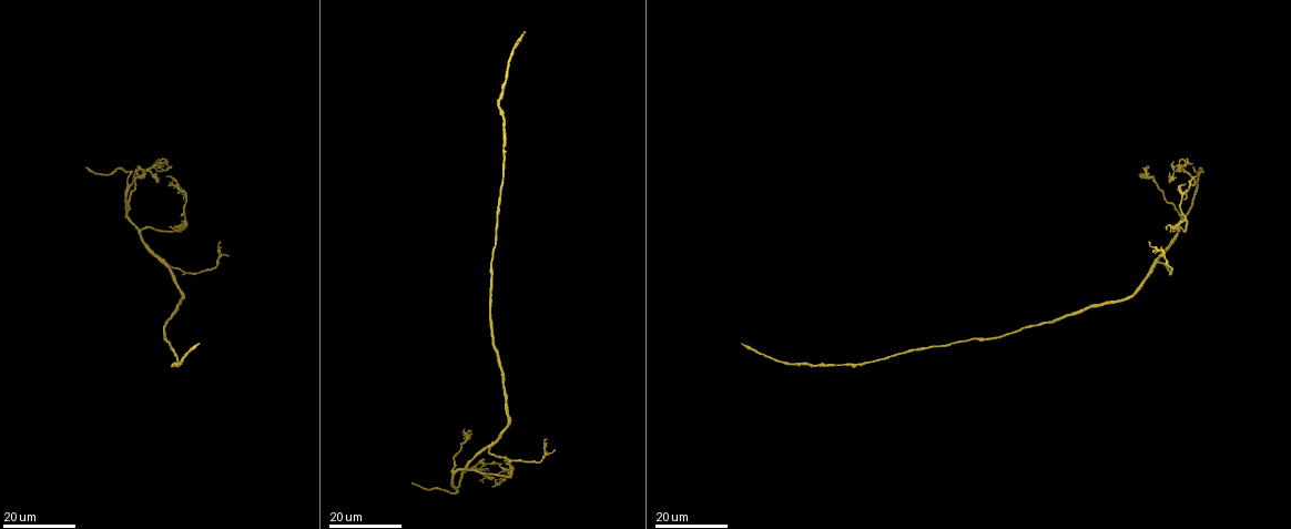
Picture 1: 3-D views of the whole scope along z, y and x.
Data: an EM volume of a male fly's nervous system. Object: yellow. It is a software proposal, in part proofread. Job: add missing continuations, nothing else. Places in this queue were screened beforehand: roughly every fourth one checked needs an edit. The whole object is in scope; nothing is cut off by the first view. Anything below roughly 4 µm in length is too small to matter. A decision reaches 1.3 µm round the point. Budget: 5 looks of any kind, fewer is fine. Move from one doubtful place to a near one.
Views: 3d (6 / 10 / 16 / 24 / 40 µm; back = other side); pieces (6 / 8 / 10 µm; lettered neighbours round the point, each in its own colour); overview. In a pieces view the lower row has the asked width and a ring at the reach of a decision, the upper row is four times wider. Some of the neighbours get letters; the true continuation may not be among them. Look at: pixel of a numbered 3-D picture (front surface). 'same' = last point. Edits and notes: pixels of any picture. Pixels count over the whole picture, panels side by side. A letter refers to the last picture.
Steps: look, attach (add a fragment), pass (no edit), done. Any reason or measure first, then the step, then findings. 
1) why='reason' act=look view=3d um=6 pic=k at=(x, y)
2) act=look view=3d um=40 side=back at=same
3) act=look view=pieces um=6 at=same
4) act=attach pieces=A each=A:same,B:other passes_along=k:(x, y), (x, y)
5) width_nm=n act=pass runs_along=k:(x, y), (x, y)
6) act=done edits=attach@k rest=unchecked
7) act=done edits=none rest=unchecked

why='free end' act=look view=3d um=24 pic=1 at=(1149, 169)

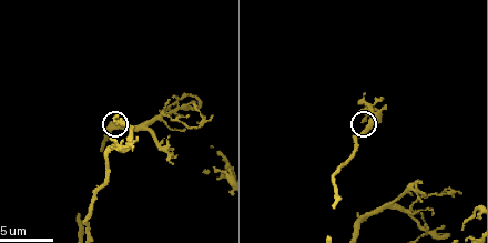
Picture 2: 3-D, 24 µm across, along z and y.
act=look view=pieces um=10 pic=2 at=(115, 116)

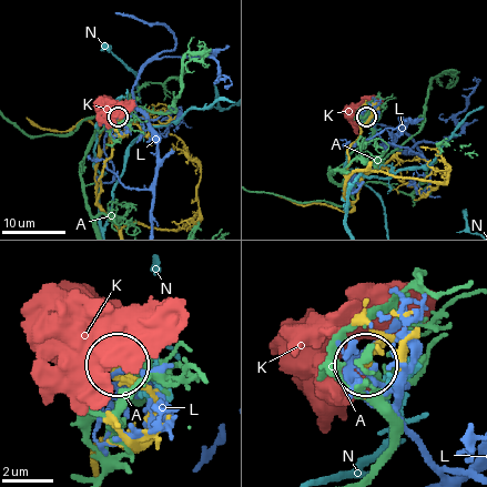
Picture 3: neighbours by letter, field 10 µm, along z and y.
width_nm=200 act=pass each=A:other,K:other,L:other,N:other found='no lettered fragment goes on from it'

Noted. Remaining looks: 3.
why='end of a long branch' act=look view=pieces um=8 pic=2 at=(196, 104)

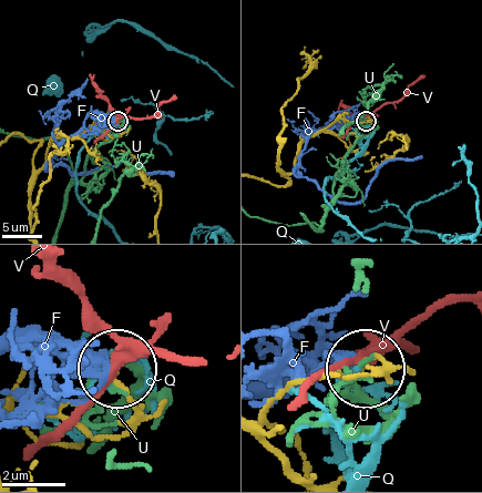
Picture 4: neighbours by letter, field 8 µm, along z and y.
act=pass each=F:other,Q:other,U:other,V:other found='none of them fits'

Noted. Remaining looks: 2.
why='branch stops here' act=look view=3d um=16 pic=1 at=(87, 169)

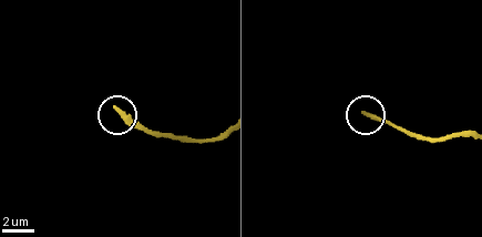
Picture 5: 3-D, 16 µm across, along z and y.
act=look view=pieces um=8 pic=5 at=(114, 110)

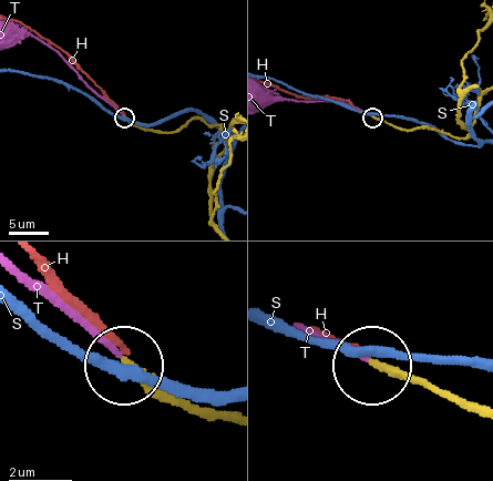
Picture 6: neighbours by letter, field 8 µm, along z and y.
width_nm=200 act=attach pieces=T each=H:other,S:other,T:same found='the neuron continues'

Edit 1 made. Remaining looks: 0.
act=done edits=attach@6 rest=unchecked

